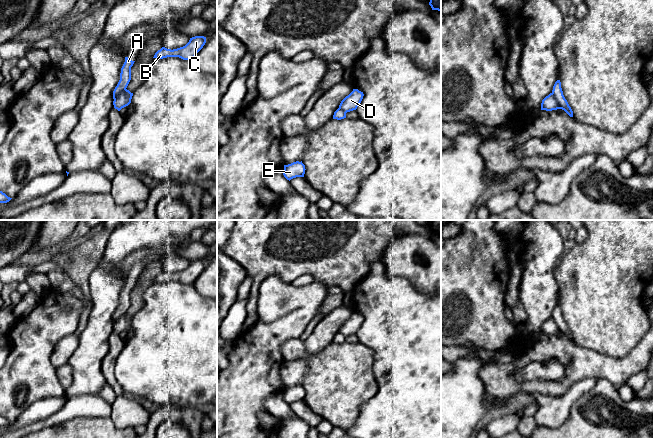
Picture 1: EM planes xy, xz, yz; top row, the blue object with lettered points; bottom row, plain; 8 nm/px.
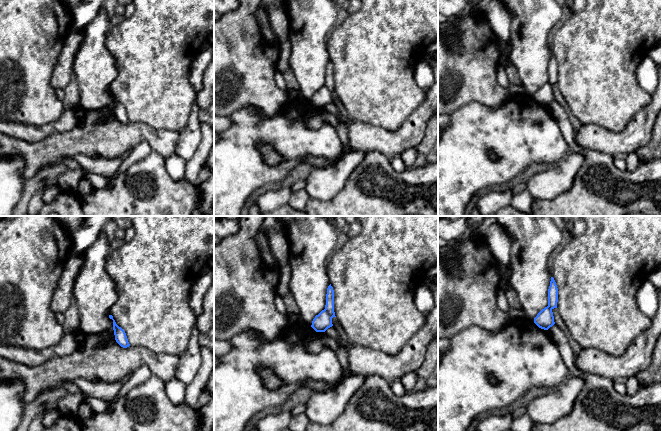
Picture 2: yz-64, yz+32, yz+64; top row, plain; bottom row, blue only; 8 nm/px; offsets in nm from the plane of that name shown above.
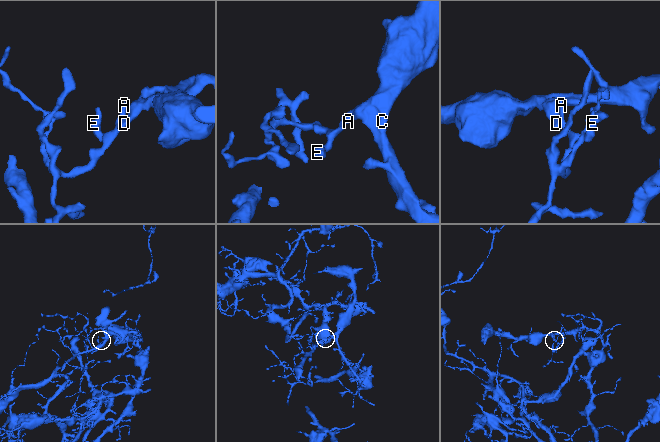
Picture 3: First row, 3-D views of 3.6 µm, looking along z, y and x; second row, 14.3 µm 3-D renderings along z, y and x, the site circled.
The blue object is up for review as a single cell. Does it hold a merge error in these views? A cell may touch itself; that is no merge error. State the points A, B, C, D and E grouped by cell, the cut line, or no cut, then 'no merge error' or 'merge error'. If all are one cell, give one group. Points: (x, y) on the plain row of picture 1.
A E / B C D; cut in yz along (552, 316), (559, 332); merge error

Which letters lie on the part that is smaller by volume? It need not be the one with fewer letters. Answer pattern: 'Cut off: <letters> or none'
Cut off: A, E

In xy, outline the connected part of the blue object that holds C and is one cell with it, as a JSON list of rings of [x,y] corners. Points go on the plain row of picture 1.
[[[195,260],[190,262],[189,266],[183,271],[173,274],[162,271],[155,277],[153,282],[163,283],[167,281],[179,281],[183,284],[193,284],[205,267],[206,261]]]

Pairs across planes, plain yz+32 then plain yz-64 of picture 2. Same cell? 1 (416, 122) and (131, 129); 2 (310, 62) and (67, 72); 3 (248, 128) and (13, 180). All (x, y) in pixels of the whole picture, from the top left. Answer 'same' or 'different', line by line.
1: same
2: different
3: same

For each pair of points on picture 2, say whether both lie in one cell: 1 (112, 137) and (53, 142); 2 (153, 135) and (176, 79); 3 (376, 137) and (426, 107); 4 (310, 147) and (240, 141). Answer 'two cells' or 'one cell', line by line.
1: one cell
2: two cells
3: one cell
4: one cell

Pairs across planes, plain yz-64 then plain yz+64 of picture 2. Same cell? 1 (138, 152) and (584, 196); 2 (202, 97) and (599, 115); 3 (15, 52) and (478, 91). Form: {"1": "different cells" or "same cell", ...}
{"1": "different cells", "2": "different cells", "3": "same cell"}

